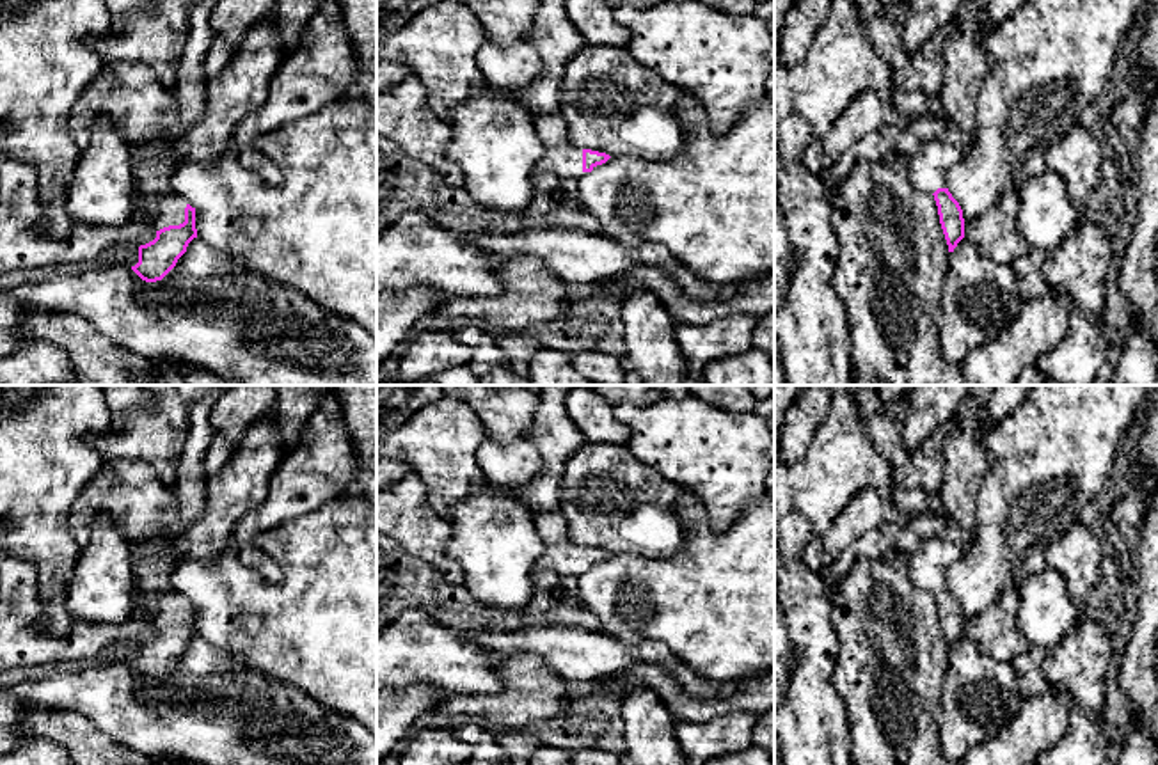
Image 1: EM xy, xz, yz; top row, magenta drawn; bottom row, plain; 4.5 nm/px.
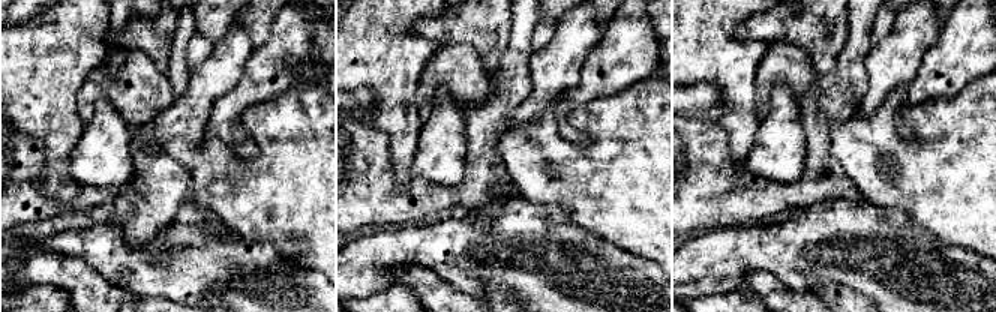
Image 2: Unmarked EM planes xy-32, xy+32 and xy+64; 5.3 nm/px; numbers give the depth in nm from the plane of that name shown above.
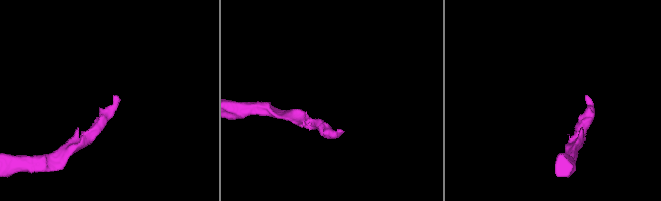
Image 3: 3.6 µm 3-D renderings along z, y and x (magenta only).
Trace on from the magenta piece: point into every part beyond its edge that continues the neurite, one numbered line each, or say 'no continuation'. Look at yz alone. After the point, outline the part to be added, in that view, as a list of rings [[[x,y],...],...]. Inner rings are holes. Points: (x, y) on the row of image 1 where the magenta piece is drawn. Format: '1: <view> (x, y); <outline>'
1: yz (929, 167); [[[945,117],[947,130],[938,140],[922,144],[909,162],[911,185],[925,193],[934,193],[938,188],[948,188],[948,172],[963,162],[972,149],[970,137]]]

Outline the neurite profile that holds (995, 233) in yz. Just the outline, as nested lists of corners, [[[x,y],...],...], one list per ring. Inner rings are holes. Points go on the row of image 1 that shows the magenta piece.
[[[1005,190],[996,208],[964,225],[964,238],[973,241],[984,256],[1011,266],[1016,259],[1028,256],[1016,217],[1018,192]]]

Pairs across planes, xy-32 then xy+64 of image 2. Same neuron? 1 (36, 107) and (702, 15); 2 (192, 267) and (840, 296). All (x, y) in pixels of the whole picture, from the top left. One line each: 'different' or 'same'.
1: same
2: different

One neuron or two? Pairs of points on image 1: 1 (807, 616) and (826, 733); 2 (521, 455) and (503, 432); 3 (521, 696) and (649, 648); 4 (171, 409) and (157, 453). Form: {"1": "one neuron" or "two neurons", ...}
{"1": "one neuron", "2": "two neurons", "3": "two neurons", "4": "one neuron"}

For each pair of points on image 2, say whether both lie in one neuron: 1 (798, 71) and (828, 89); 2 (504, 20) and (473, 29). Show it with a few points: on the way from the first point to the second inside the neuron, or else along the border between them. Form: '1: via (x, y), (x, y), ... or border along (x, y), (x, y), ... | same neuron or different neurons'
1: border along (819, 75), (818, 81), (800, 99) | different neurons
2: via (497, 20), (480, 21) | same neuron

